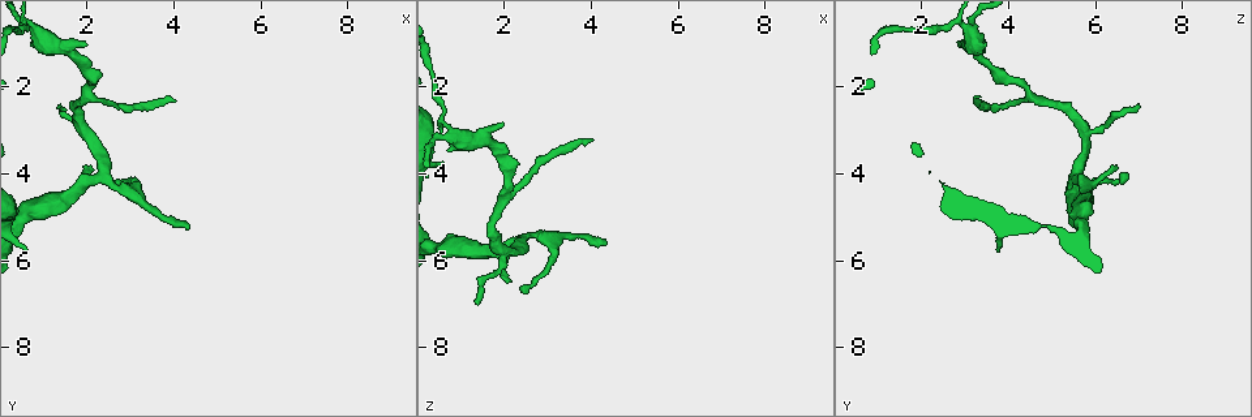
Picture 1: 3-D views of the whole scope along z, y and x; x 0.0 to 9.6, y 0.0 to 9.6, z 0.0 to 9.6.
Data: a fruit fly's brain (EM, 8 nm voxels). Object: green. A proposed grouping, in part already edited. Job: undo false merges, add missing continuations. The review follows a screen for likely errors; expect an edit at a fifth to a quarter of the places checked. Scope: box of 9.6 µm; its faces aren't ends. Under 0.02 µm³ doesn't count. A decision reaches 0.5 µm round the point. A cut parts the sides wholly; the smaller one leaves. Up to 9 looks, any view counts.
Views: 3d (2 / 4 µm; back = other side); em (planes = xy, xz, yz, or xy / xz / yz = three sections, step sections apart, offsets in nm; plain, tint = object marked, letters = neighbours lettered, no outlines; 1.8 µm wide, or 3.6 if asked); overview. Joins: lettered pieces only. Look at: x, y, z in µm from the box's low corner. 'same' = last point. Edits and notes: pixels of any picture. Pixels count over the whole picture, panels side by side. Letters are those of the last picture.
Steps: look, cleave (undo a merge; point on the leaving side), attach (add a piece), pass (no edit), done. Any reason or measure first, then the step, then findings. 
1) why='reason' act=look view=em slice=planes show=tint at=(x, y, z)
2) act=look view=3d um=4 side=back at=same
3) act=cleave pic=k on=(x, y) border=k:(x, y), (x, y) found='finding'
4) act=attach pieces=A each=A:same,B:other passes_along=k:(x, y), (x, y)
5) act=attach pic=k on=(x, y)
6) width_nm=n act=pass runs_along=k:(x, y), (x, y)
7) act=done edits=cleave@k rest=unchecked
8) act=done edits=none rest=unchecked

why='tapers out' act=look view=3d um=2 at=(4.05, 2.30, 3.25)

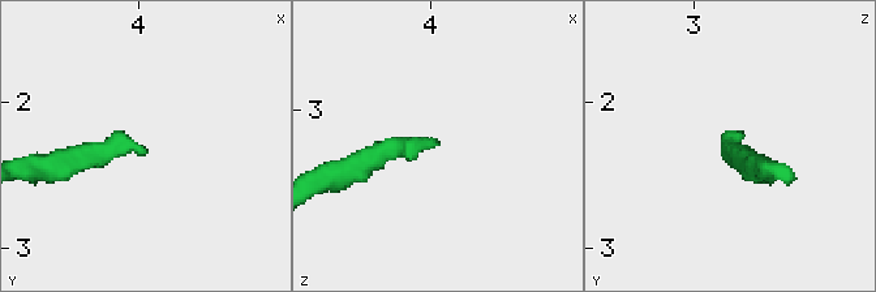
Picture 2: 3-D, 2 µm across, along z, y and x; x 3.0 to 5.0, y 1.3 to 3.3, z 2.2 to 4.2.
why='need the tissue' act=look view=em slice=planes show=letters at=(4.04, 2.34, 3.22)

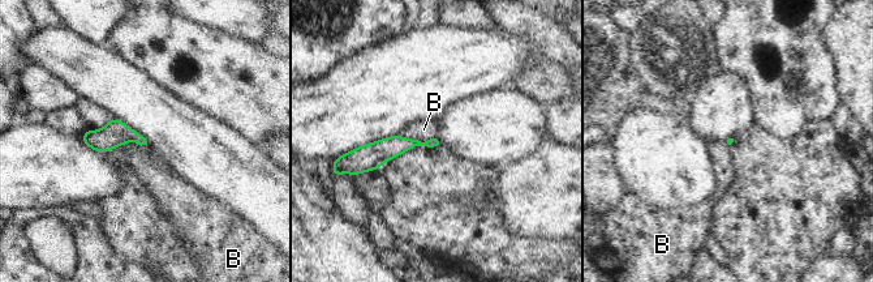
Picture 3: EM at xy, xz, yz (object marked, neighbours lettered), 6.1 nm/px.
longest_contact=B:220nm act=pass each=B:other runs_along=3:(434, 142), (398, 144), (360, 156) found='no lettered piece goes on from it'

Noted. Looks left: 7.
why='branch stops here' act=look view=em slice=xz step=8 show=letters at=(2.15, 3.90, 6.50)

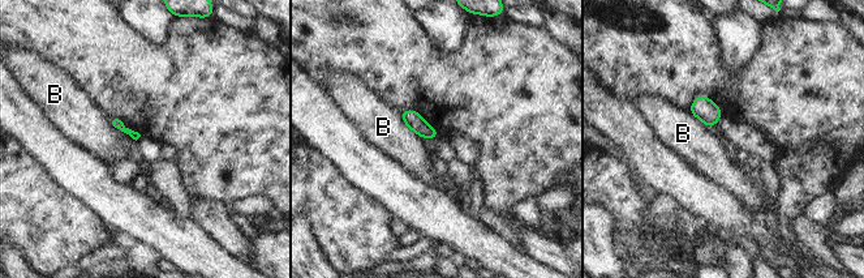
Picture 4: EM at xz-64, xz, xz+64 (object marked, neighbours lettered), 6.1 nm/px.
why='cut it another way' act=look view=em slice=planes show=letters at=same

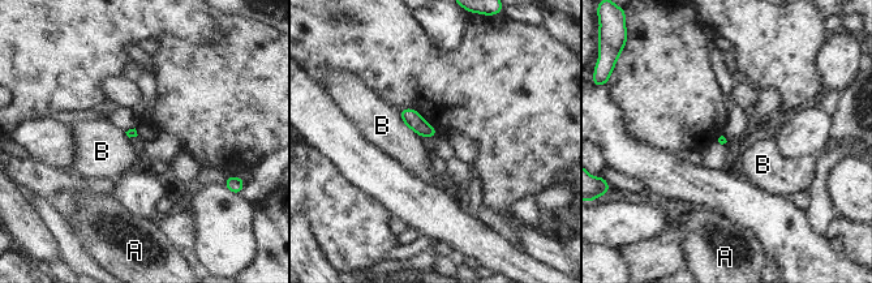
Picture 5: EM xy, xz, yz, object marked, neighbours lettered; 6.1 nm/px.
act=pass each=A:other,B:other border=5:(398, 110), (402, 120), (421, 138) found='no lettered piece goes on from it'

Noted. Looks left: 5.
why='thin end' act=look view=3d um=4 at=(1.45, 2.40, 6.95)

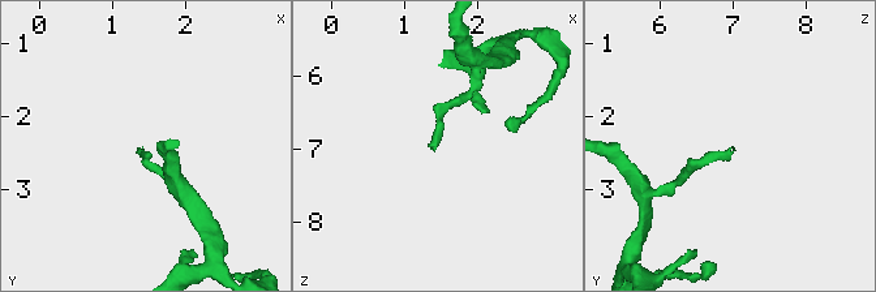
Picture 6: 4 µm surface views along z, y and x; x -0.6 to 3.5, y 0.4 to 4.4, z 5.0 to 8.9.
act=look view=em slice=planes show=letters at=(1.40, 2.45, 7.00)

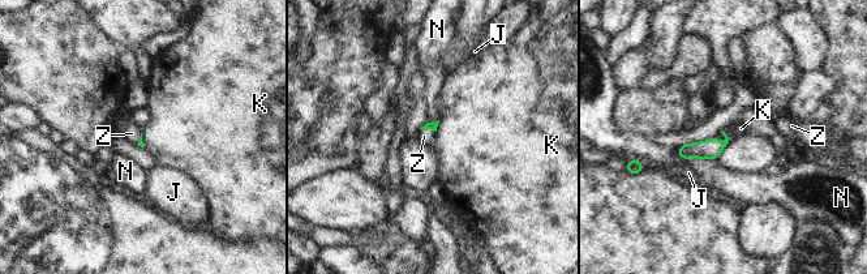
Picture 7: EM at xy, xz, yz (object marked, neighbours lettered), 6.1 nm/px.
act=attach pieces=Z each=J:other,K:other,N:other,Z:same passes_along=7:(429, 125), (428, 129), (424, 136) found='the neuron continues'

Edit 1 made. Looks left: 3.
act=look view=overview

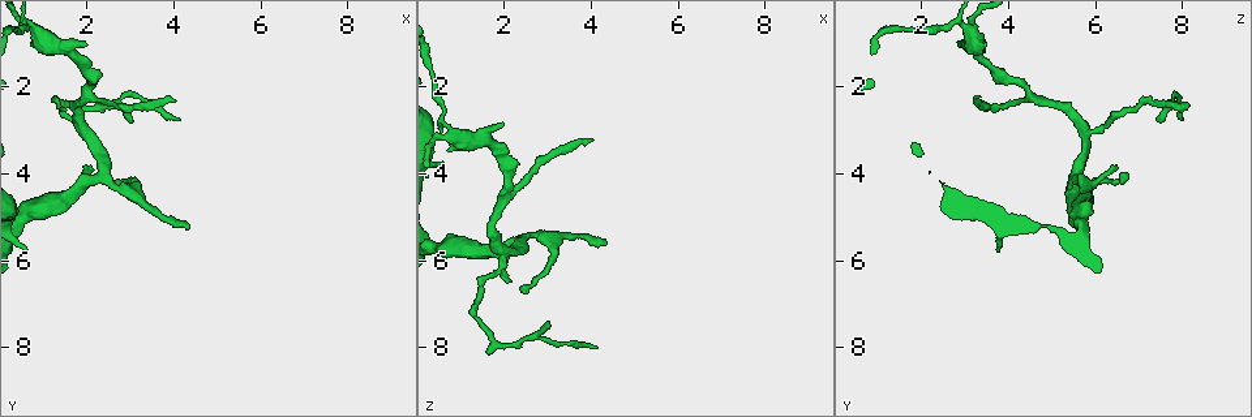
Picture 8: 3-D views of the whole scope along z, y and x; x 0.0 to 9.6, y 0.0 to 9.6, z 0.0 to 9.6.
why='a fork' act=look view=3d um=2 at=(2.05, 2.20, 4.40)

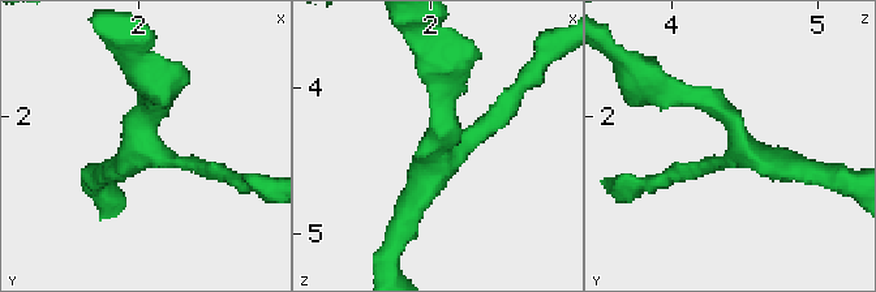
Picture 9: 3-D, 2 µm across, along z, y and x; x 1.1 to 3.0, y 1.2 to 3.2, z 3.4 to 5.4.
arms=3 act=look view=em slice=yz step=8 show=letters at=(2.00, 2.12, 4.44)

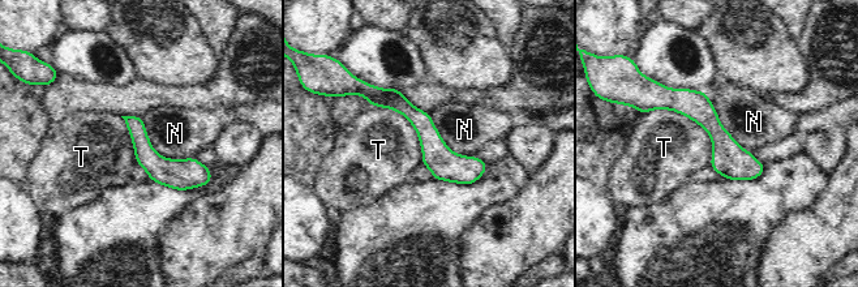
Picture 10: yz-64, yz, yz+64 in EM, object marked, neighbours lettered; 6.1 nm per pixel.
act=pass each=N:other,T:other found='continuous, no second neuron'

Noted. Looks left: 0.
act=done edits=attach@7 rest=unchecked

